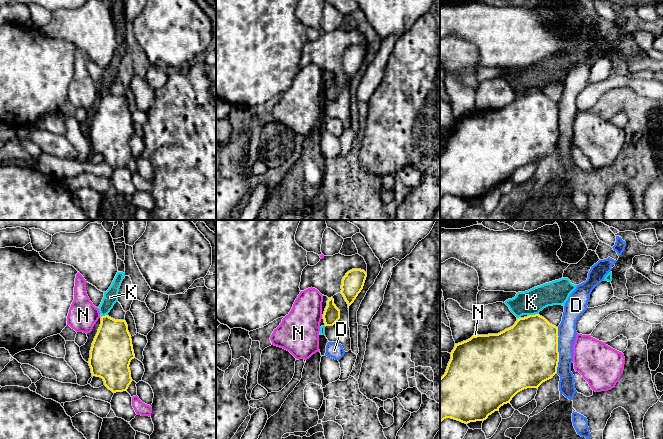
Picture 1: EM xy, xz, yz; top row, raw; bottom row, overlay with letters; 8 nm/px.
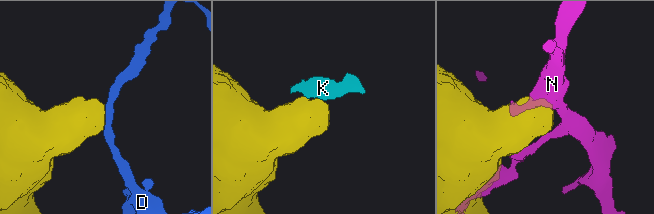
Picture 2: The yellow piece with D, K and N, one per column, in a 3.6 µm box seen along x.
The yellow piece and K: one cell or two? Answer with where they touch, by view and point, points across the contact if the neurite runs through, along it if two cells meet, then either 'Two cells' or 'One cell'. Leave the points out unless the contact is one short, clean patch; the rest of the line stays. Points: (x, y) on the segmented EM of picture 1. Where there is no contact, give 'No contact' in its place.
Touches yellow at yz (533, 315). Two cells

